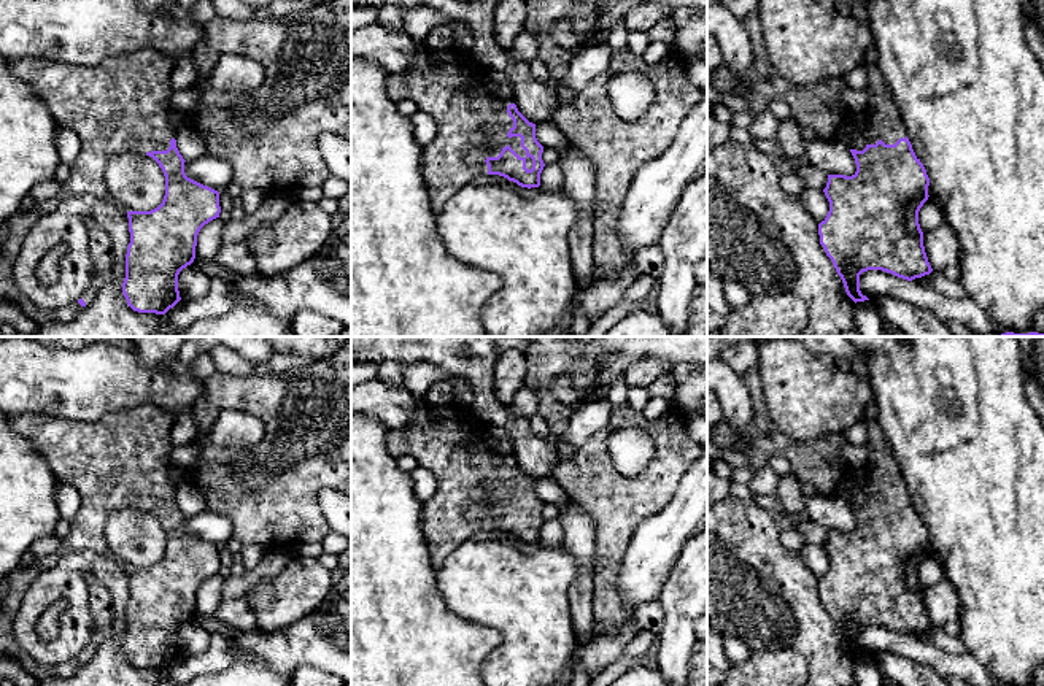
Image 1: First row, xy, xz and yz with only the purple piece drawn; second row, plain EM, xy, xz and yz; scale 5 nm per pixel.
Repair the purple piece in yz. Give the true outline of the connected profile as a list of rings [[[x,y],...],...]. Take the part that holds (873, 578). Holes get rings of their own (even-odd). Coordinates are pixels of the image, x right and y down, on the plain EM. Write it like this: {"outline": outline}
{"outline": [[[872,410],[868,414],[869,461],[861,473],[866,494],[863,507],[850,505],[856,527],[852,532],[828,530],[823,545],[829,567],[818,580],[820,600],[841,632],[847,651],[856,659],[869,656],[860,646],[860,630],[882,626],[912,637],[933,627],[918,580],[918,567],[928,556],[930,534],[907,494],[893,451]]]}

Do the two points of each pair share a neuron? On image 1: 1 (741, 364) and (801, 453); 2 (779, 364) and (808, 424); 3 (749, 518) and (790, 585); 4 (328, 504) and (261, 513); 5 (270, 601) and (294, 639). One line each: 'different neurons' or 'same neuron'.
1: different neurons
2: same neuron
3: same neuron
4: different neurons
5: different neurons

